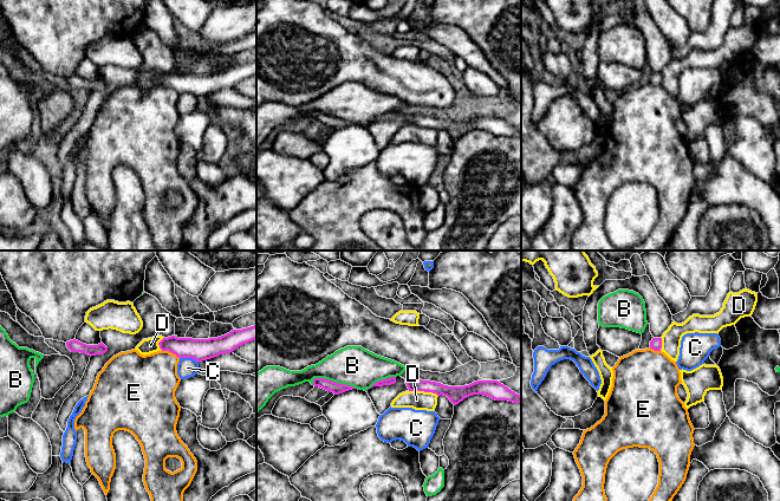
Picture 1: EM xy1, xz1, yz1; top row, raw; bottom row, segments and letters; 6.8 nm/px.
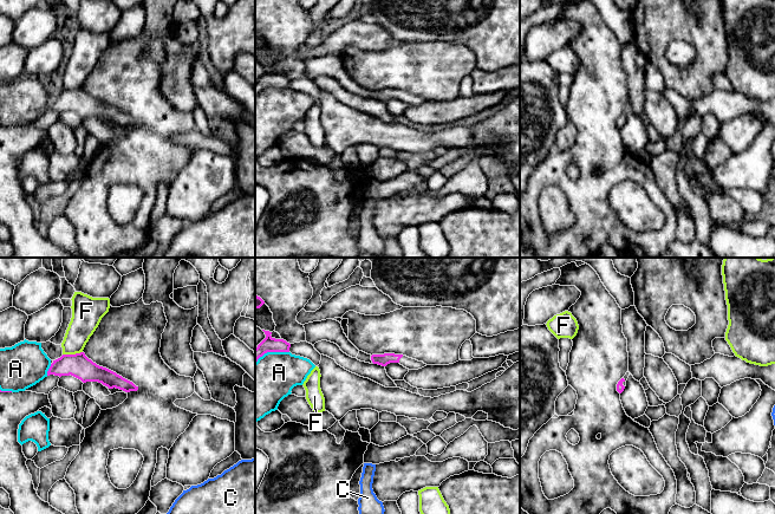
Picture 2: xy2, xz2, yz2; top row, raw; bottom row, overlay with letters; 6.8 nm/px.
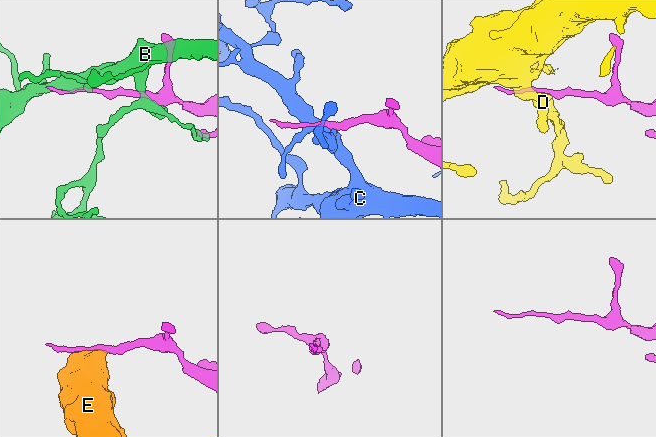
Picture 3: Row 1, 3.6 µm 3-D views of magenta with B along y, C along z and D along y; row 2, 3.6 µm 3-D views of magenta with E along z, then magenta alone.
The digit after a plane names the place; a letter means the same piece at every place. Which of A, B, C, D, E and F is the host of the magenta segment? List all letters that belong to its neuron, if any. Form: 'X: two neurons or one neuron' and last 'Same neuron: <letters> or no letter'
A: two neurons
B: two neurons
C: two neurons
D: two neurons
E: two neurons
F: two neurons
Same neuron: no letter

